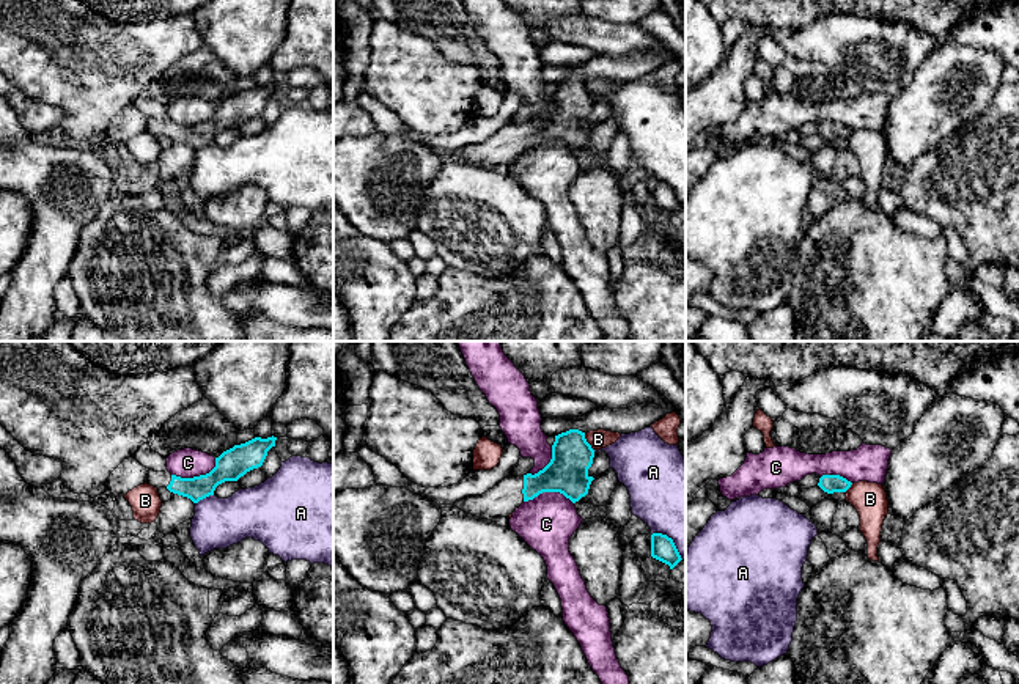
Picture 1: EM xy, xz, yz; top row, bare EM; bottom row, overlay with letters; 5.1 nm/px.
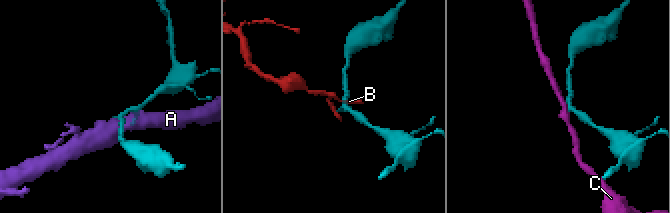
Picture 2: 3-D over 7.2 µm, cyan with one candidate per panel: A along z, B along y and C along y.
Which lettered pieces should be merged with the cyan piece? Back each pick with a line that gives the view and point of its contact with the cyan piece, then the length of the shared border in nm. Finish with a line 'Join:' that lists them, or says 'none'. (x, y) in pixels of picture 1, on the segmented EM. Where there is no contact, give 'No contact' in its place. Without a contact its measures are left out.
Join: none

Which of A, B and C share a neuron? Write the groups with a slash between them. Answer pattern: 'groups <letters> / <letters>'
groups A / B / C

